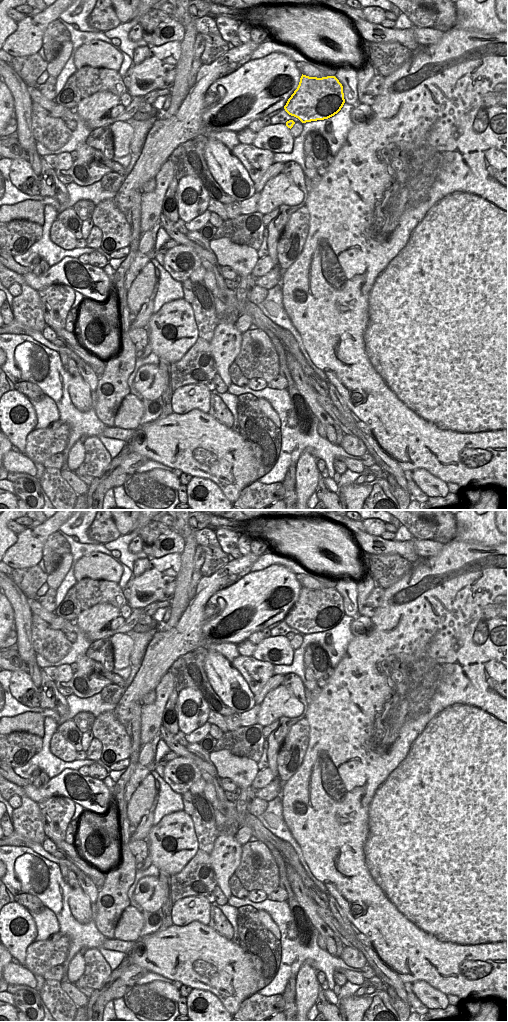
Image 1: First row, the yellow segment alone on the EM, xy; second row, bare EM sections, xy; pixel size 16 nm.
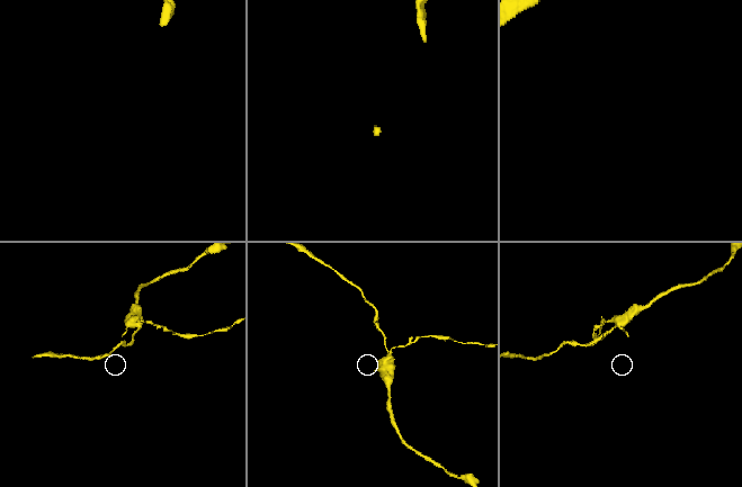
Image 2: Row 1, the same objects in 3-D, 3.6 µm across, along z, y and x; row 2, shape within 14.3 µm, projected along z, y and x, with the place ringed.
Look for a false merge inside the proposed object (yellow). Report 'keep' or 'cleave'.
cleave

